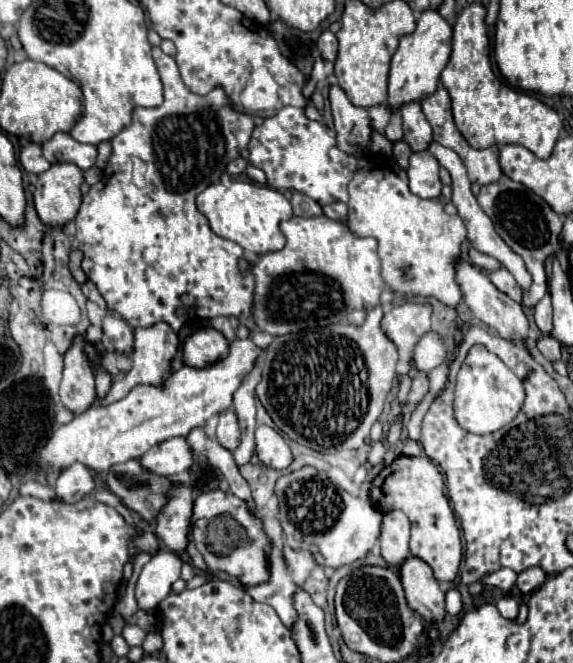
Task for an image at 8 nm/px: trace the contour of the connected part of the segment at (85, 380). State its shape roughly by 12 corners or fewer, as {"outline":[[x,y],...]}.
{"outline":[[84,336],[64,354],[60,400],[82,414],[96,400]]}

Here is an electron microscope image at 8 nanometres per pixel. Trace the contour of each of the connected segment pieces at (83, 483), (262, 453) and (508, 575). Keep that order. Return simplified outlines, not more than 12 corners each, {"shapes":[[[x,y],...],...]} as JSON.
{"shapes":[[[84,464],[60,472],[58,500],[78,502],[94,490]],[[258,426],[256,454],[264,466],[290,466],[286,440],[270,426]],[[508,568],[492,572],[484,582],[508,592],[516,582],[516,572]]]}

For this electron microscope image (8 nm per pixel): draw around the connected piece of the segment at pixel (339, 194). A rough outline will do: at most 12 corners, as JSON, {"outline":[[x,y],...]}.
{"outline":[[302,108],[252,132],[252,166],[274,190],[348,202],[368,150],[346,154]]}

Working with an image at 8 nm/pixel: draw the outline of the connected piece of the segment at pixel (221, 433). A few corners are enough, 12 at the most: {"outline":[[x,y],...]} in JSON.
{"outline":[[232,410],[220,412],[216,438],[230,452],[240,444]]}

